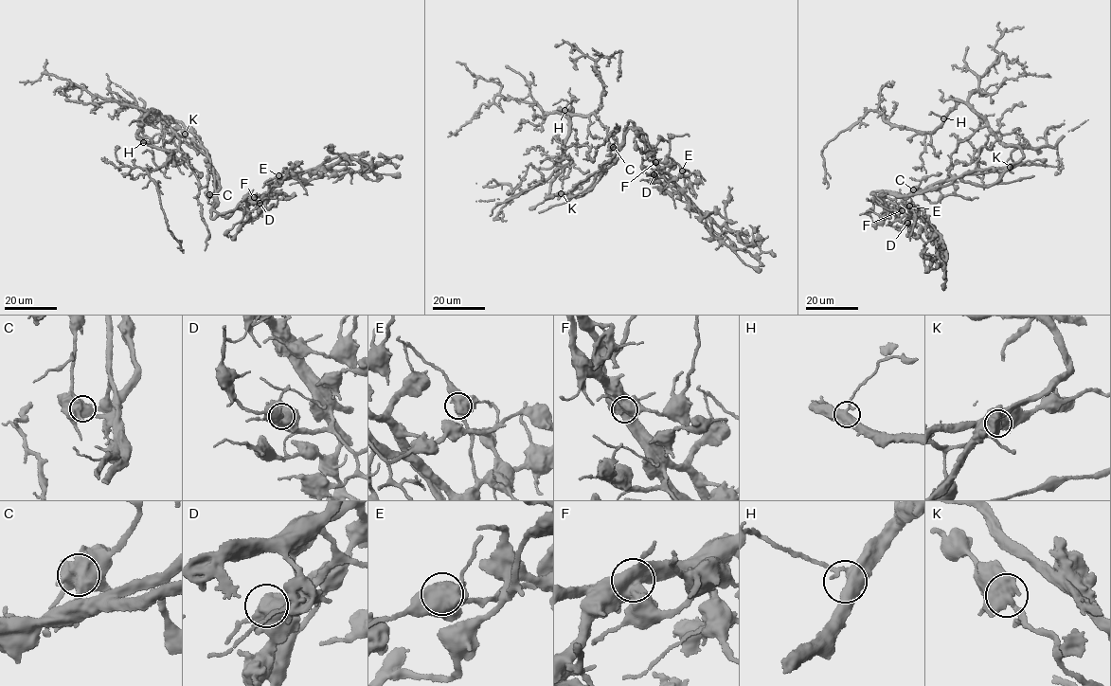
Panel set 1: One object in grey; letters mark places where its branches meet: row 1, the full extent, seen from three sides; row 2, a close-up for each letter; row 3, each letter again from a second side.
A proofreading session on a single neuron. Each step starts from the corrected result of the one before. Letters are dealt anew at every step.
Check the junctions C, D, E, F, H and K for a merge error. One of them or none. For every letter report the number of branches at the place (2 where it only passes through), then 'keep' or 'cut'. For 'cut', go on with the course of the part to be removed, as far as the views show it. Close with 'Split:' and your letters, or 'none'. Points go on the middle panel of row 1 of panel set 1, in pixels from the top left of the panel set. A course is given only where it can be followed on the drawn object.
C: 3 branches meet; keep
D: 3 branches meet; keep
E: 5 branches meet; keep
F: 4 branches meet; cut; foreign part runs (655, 162), (643, 135), (630, 120), (619, 149), (595, 176), (592, 184), (560, 205), (538, 212)
H: 4 branches meet; keep
K: 4 branches meet; keep
Split: F

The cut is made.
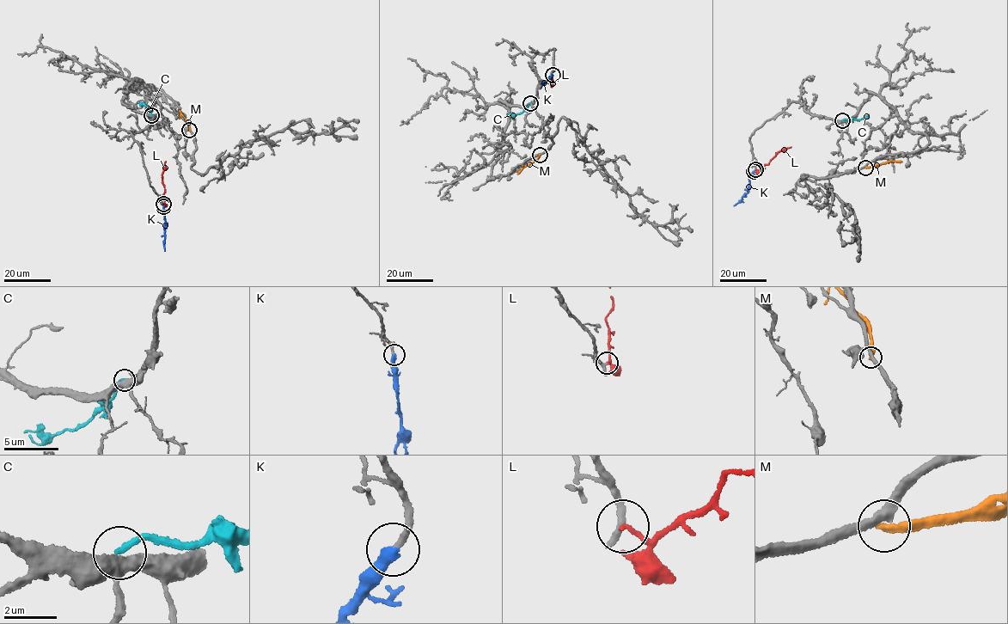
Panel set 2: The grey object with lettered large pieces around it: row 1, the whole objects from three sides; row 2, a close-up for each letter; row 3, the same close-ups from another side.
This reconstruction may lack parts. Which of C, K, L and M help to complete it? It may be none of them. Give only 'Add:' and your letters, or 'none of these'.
Add: K

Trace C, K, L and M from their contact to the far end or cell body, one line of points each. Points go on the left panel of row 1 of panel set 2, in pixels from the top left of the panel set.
C: (151, 115), (149, 107), (138, 101)
K: (163, 206), (165, 251)
L: (164, 203), (161, 175), (165, 161)
M: (189, 130), (179, 110)

